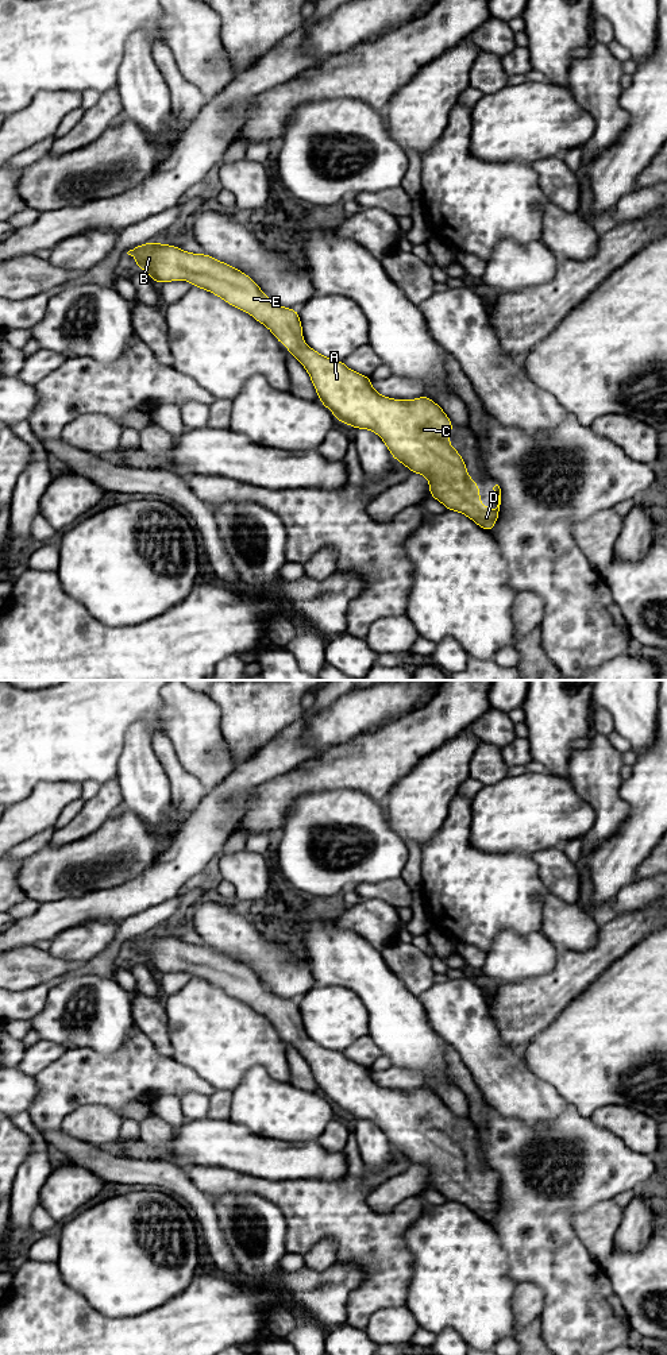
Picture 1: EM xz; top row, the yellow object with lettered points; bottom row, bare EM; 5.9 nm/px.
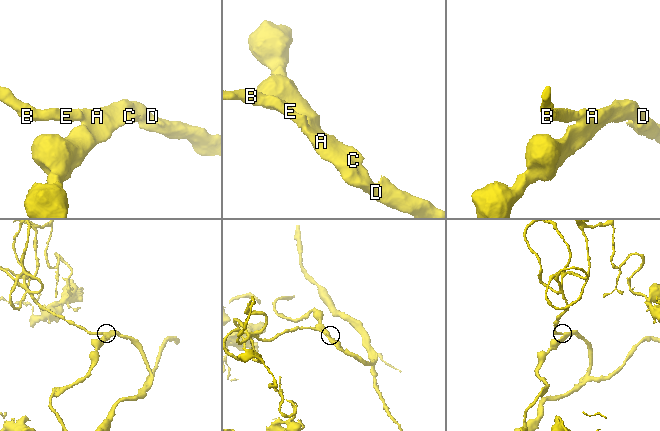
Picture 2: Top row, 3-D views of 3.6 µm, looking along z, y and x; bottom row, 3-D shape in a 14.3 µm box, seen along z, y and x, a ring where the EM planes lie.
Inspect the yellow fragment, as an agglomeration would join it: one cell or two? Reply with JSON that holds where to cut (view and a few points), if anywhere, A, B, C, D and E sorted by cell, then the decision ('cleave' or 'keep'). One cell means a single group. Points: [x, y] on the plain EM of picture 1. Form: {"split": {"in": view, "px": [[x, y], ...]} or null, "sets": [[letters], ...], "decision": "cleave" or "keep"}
{"split": null, "sets": [["A", "B", "C", "D", "E"]], "decision": "keep"}

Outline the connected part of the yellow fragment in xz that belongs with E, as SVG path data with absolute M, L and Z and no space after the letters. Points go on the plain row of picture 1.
M155 933L134 938L127 945L136 950L135 958L146 961L157 974L186 970L193 977L205 980L242 1003L250 1004L258 1014L266 1016L275 1030L305 1058L319 1085L319 1092L340 1113L352 1116L355 1120L363 1119L375 1123L394 1151L405 1155L410 1163L417 1163L429 1170L432 1189L440 1192L447 1201L456 1201L467 1207L482 1220L489 1223L494 1220L501 1196L501 1180L498 1176L493 1178L498 1186L496 1200L490 1201L481 1194L481 1178L469 1167L463 1149L448 1134L454 1115L431 1089L421 1086L413 1092L404 1092L379 1086L371 1078L370 1068L351 1062L342 1051L328 1050L304 1034L298 1001L282 999L270 992L255 972L231 956L207 945L190 945L177 937Z

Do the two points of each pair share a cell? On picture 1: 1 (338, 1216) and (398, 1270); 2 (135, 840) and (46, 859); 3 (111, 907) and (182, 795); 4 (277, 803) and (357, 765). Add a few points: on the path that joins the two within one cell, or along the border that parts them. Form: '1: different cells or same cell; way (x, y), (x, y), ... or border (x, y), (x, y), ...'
1: same cell; way (353, 1226), (384, 1255)
2: same cell; way (114, 850), (101, 857), (68, 859)
3: different cells; border (208, 792), (191, 813)
4: same cell; way (297, 783), (336, 768)

